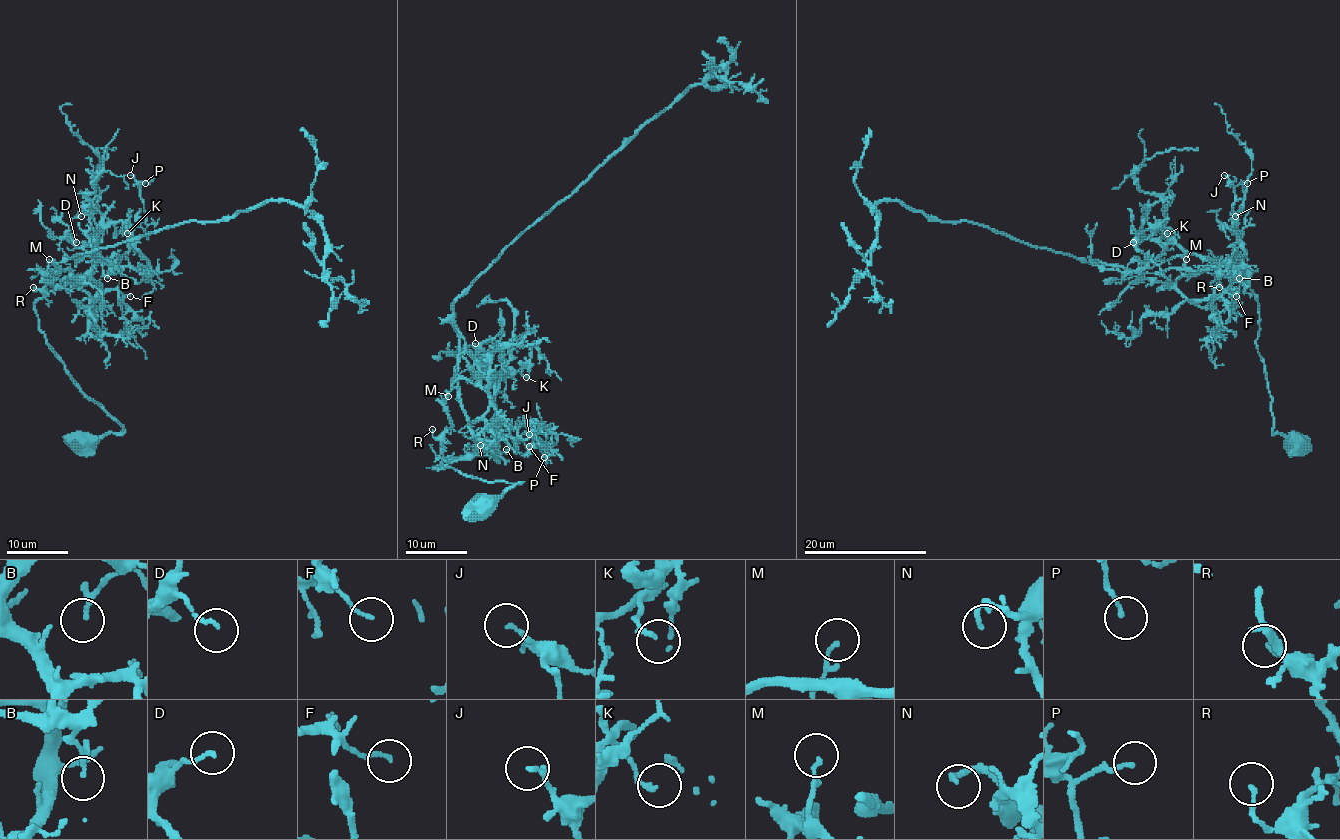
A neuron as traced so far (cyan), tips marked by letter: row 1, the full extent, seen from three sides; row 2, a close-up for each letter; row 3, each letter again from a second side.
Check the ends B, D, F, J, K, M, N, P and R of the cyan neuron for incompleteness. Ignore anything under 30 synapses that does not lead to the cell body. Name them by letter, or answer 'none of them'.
N

